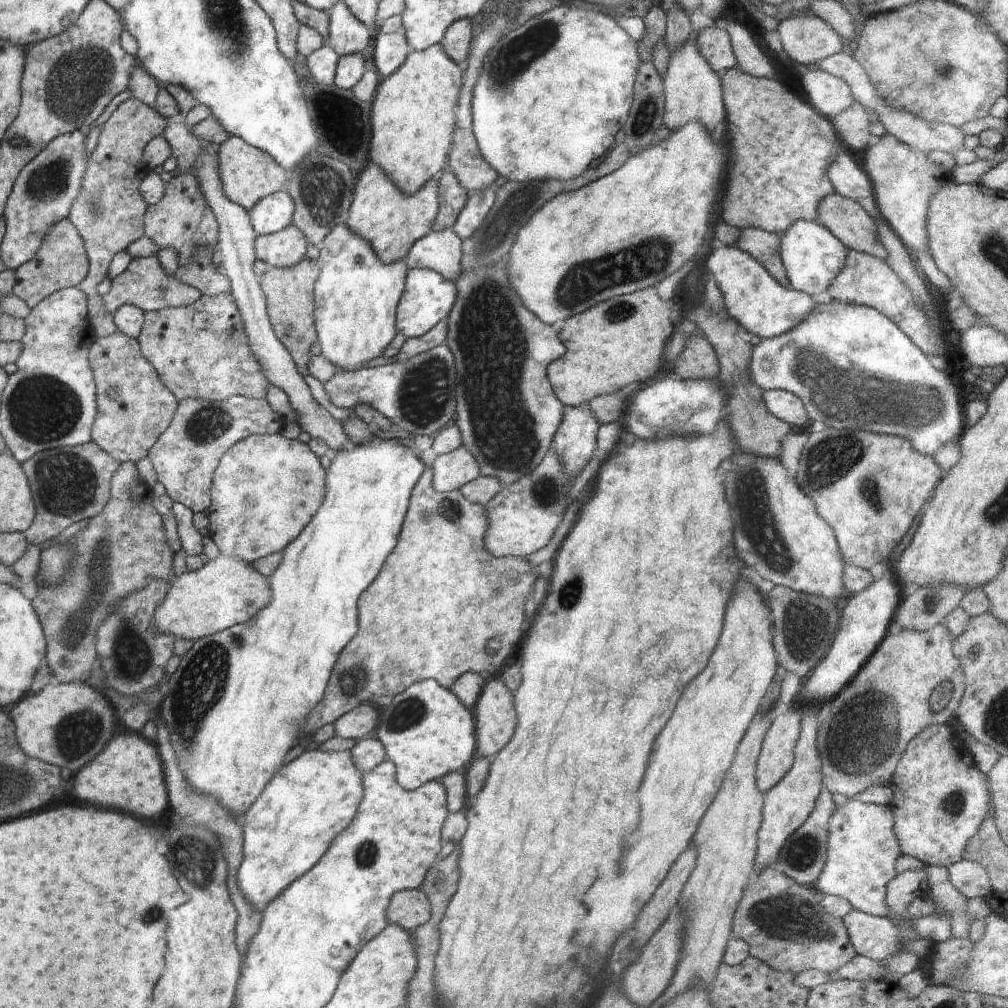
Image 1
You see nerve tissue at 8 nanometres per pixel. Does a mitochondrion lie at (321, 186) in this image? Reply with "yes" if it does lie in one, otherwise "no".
yes

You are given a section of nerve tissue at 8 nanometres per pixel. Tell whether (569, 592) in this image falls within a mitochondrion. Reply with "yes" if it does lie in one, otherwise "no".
yes

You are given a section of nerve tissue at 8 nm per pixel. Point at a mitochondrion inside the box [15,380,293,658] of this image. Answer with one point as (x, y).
(66, 483)

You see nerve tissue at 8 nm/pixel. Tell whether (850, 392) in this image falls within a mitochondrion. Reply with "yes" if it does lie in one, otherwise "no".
yes

